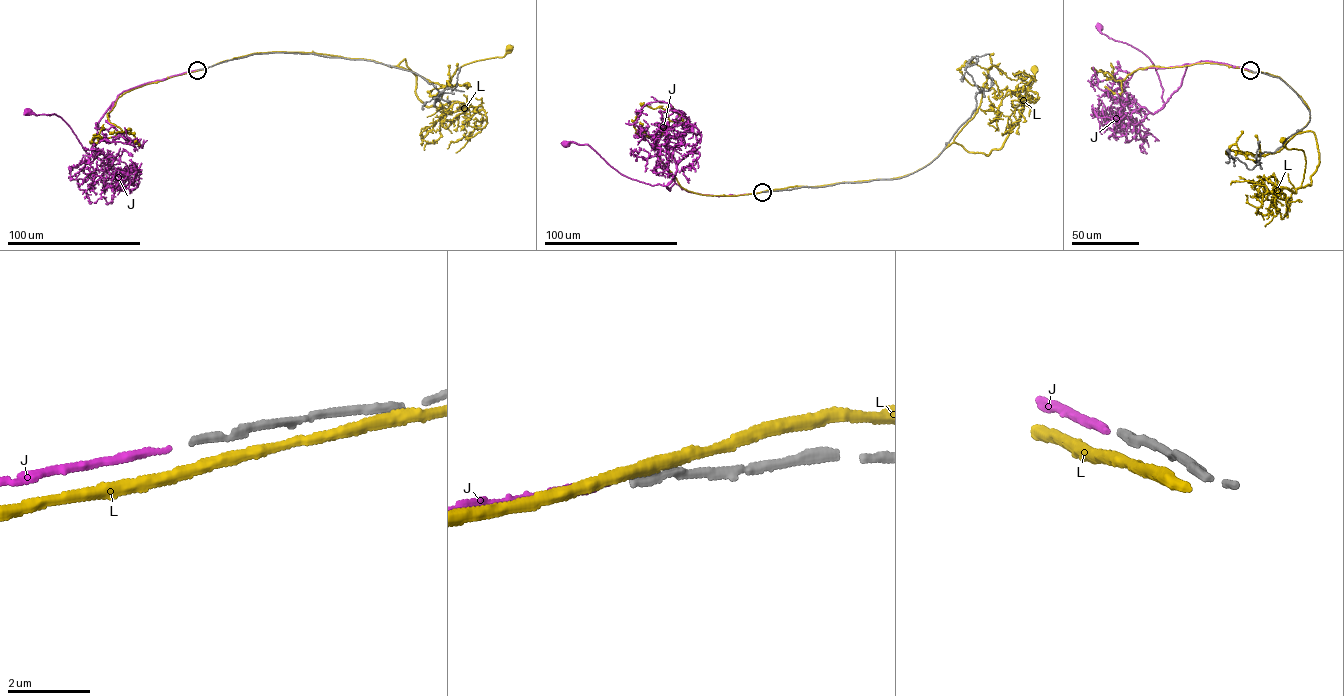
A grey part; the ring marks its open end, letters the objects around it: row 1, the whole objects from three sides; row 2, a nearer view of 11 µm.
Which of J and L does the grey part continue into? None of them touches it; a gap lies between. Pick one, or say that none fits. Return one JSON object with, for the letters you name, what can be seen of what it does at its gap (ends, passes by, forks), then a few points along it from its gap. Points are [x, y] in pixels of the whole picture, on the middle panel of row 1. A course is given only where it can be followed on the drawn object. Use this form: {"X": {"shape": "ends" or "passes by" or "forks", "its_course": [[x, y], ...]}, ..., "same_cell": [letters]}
{"J": {"shape": "ends", "its_course": [[762, 191], [701, 195], [675, 183], [670, 190], [669, 183], [651, 185], [623, 175], [588, 145], [565, 144]]}, "same_cell": ["J"]}

